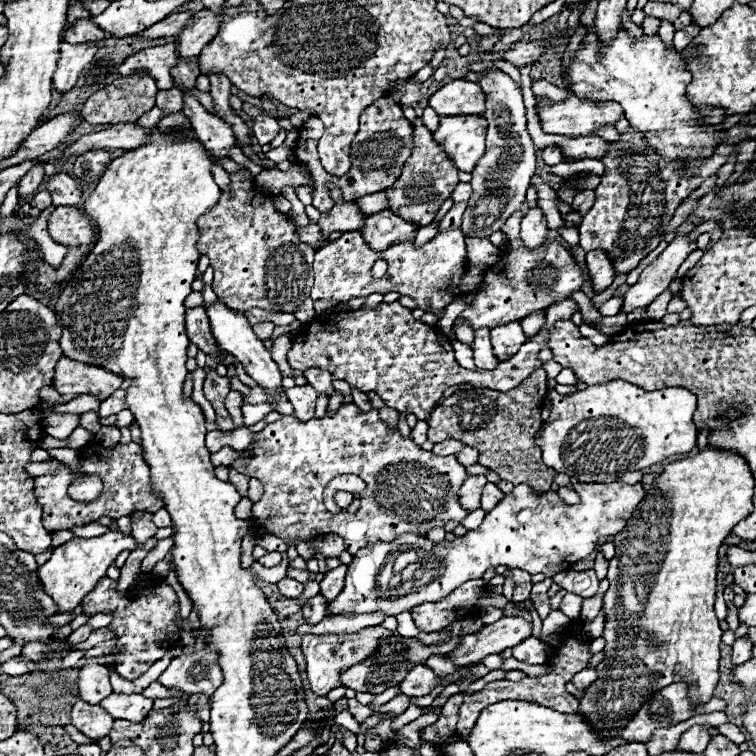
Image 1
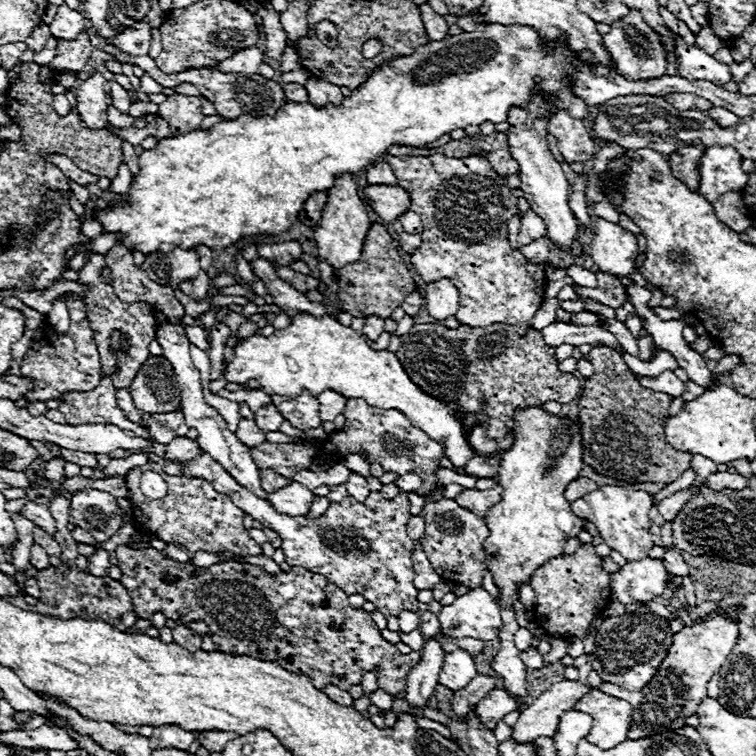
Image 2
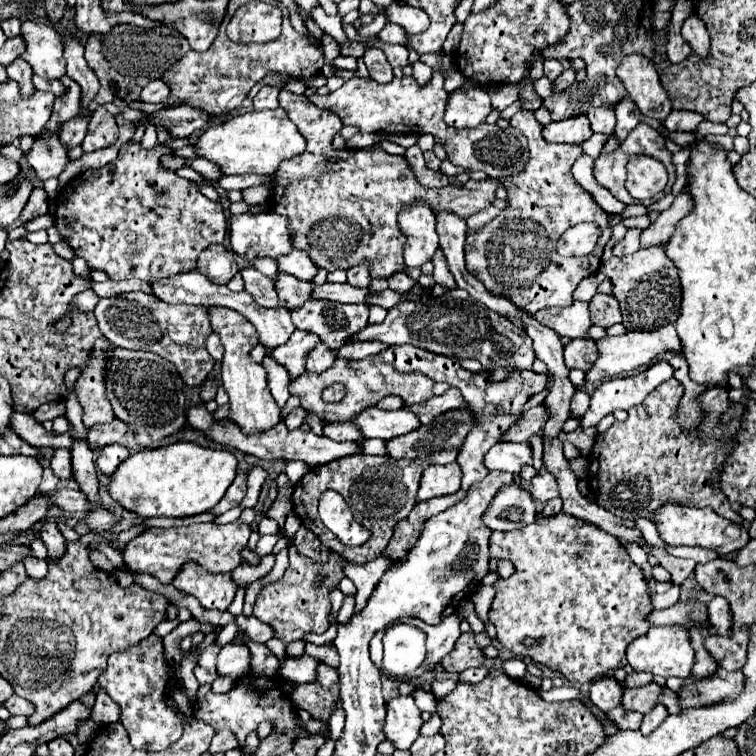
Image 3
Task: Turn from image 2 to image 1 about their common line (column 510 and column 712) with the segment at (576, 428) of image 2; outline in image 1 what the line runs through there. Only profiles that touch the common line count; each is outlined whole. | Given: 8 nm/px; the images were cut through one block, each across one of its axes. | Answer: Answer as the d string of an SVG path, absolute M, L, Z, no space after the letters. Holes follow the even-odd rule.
M706 446L696 456L666 464L662 474L654 478L652 488L646 490L646 496L640 508L636 508L632 520L628 520L624 530L614 536L616 556L610 560L610 588L604 594L602 606L606 612L606 626L602 634L606 638L606 658L596 666L598 680L588 686L580 702L580 714L584 714L602 736L618 734L650 694L676 680L690 684L692 704L704 704L704 700L712 698L718 684L718 644L722 634L714 616L718 548L732 528L748 516L752 510L752 498L754 480L744 456ZM638 630L650 630L656 638L642 640L638 638ZM654 640L664 640L664 646L658 650L646 650L646 646Z

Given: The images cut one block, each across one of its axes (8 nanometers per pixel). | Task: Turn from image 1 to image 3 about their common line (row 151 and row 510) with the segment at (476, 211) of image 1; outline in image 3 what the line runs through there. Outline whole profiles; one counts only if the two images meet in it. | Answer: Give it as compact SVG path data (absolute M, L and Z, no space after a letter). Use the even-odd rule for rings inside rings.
M516 482L500 488L492 498L482 520L492 530L516 530L536 518L536 504L532 496Z

